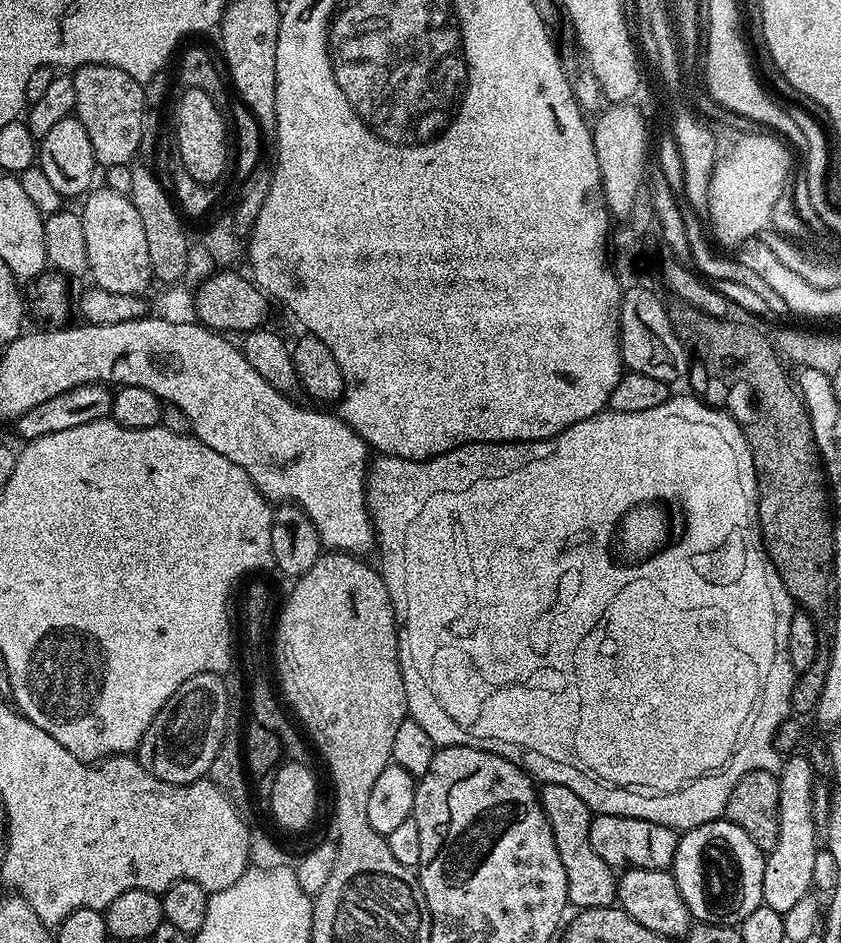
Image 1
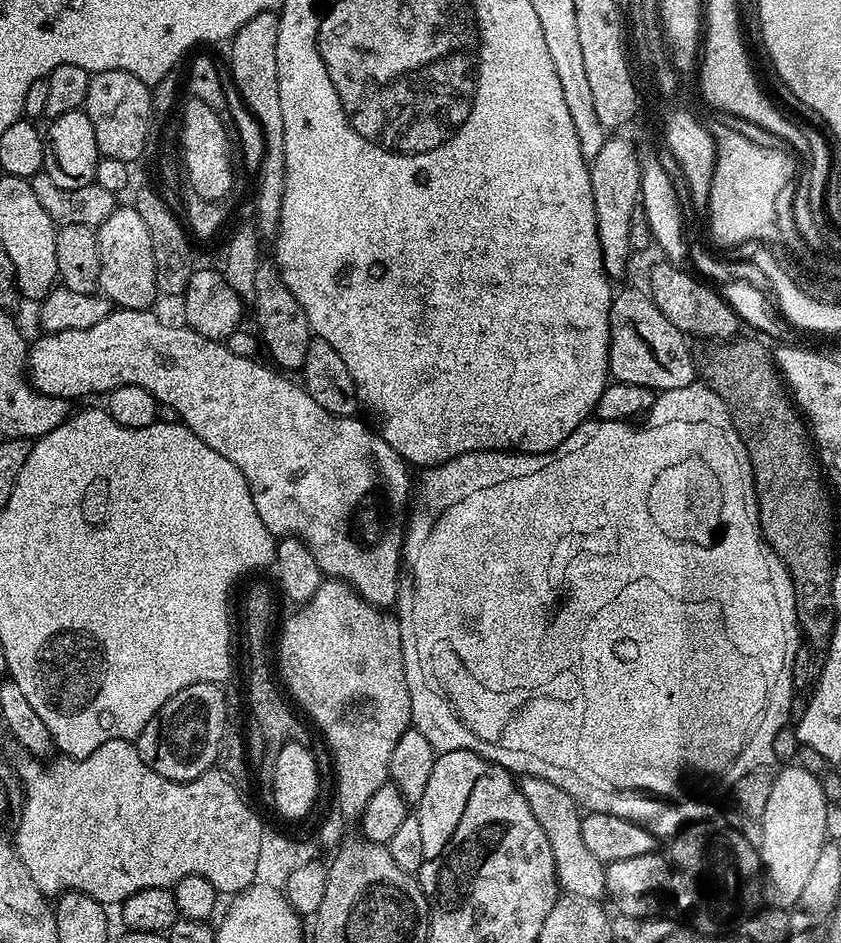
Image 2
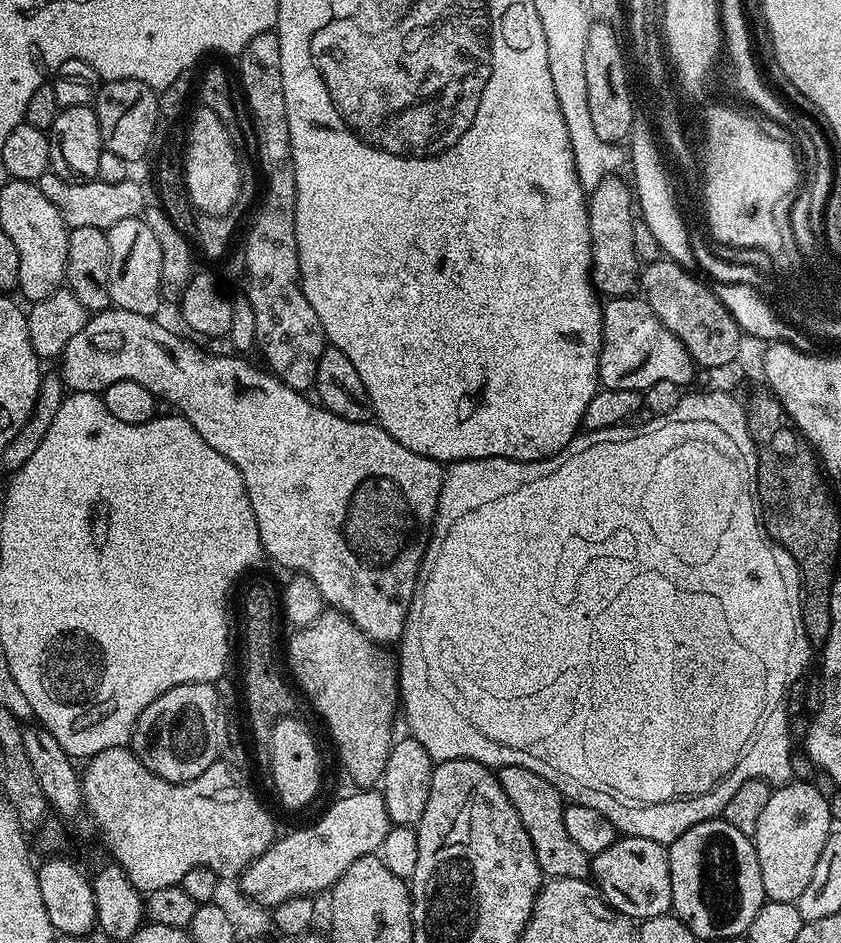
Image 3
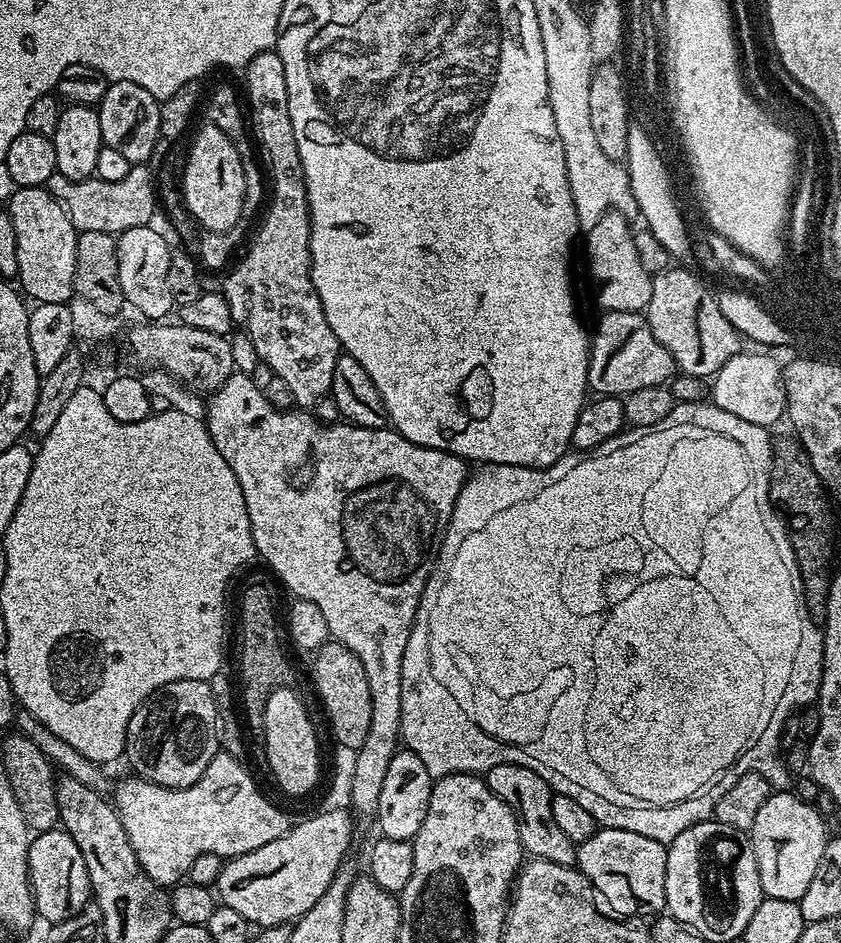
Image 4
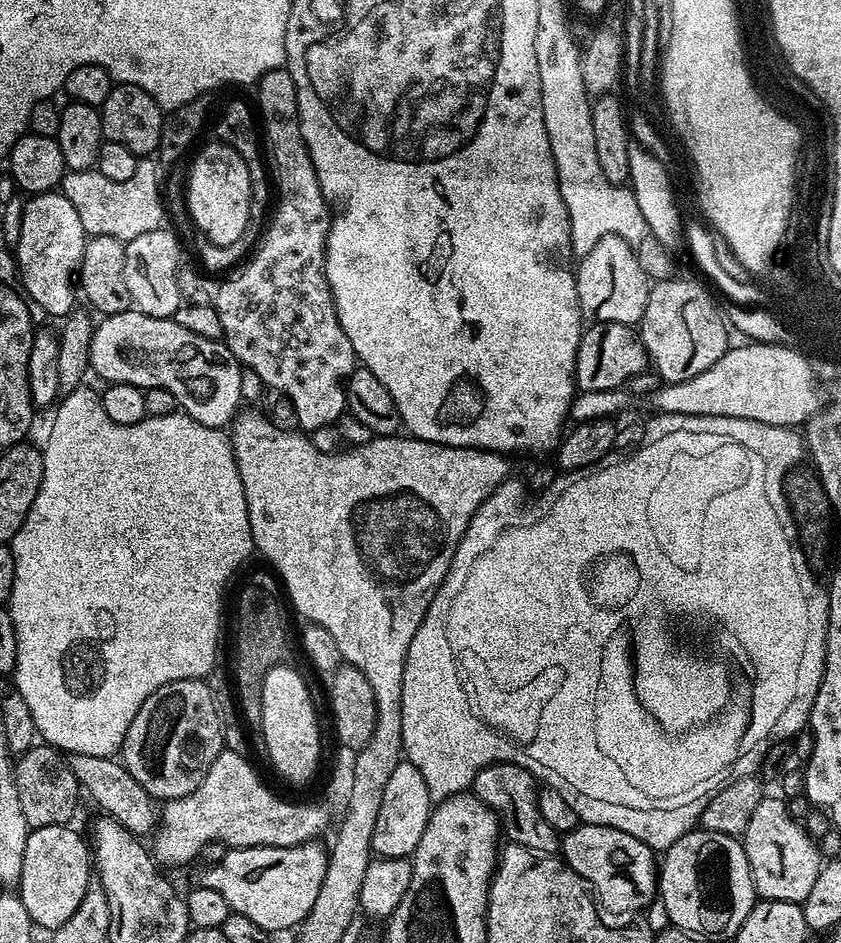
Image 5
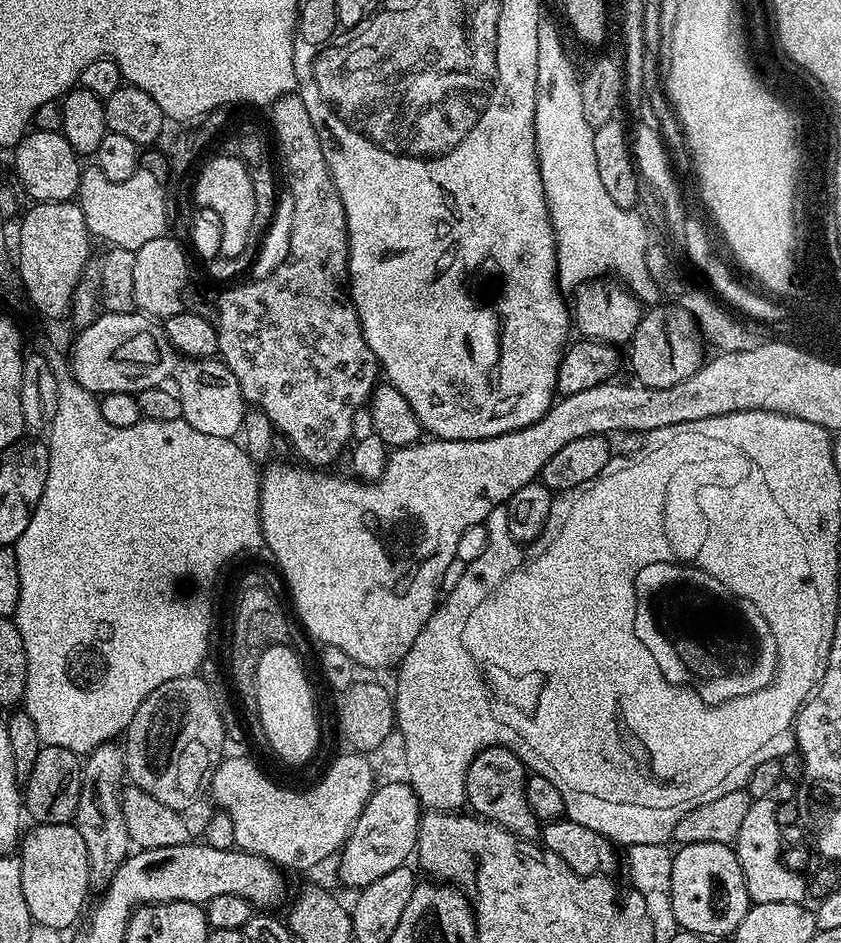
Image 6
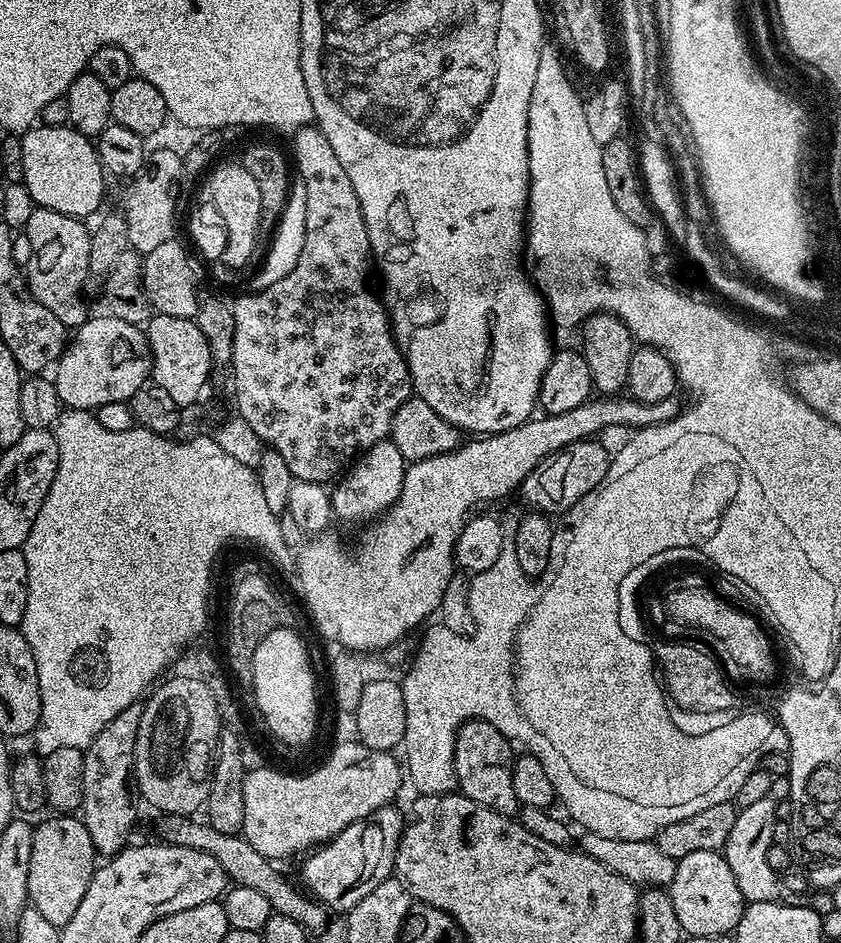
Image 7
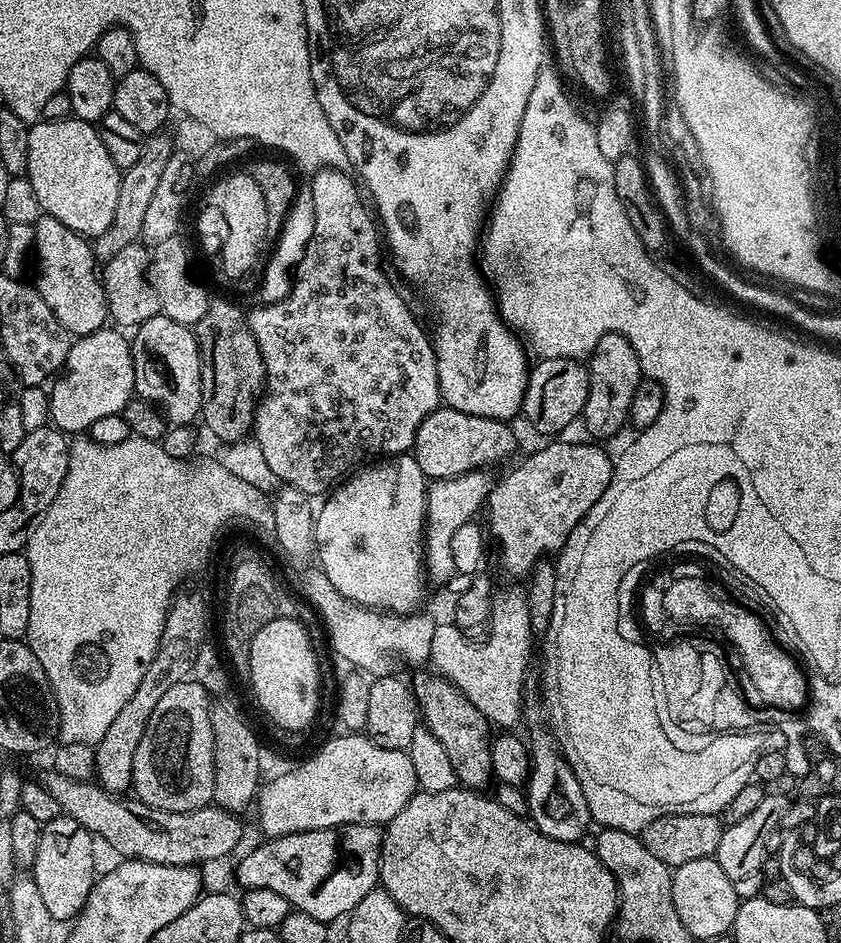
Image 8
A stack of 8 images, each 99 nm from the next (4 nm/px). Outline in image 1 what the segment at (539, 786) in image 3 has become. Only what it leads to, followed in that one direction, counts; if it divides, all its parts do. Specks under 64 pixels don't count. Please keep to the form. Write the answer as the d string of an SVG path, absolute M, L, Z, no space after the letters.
M544 784L539 789L540 805L550 822L550 830L554 834L554 846L558 846L558 858L562 858L562 866L566 869L566 894L569 905L573 909L610 908L617 903L617 873L602 858L598 858L594 846L590 846L588 831L594 815L591 808L570 786Z

